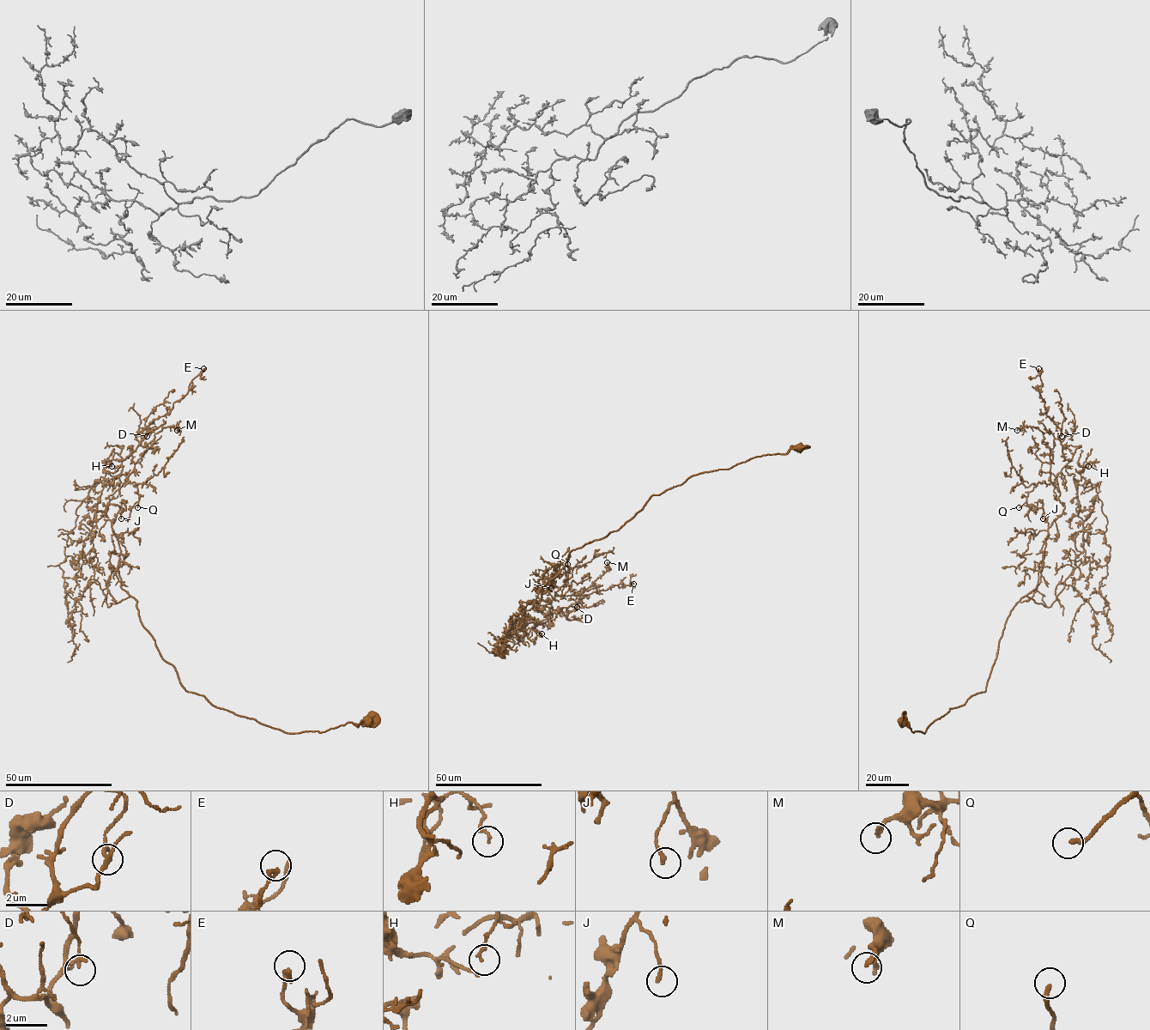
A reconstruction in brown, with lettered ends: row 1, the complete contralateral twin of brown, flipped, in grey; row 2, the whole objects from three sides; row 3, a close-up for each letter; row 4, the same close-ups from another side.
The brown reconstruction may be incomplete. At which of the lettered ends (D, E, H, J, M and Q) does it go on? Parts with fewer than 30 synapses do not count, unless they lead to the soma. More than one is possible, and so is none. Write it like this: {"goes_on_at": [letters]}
{"goes_on_at": ["Q"]}

